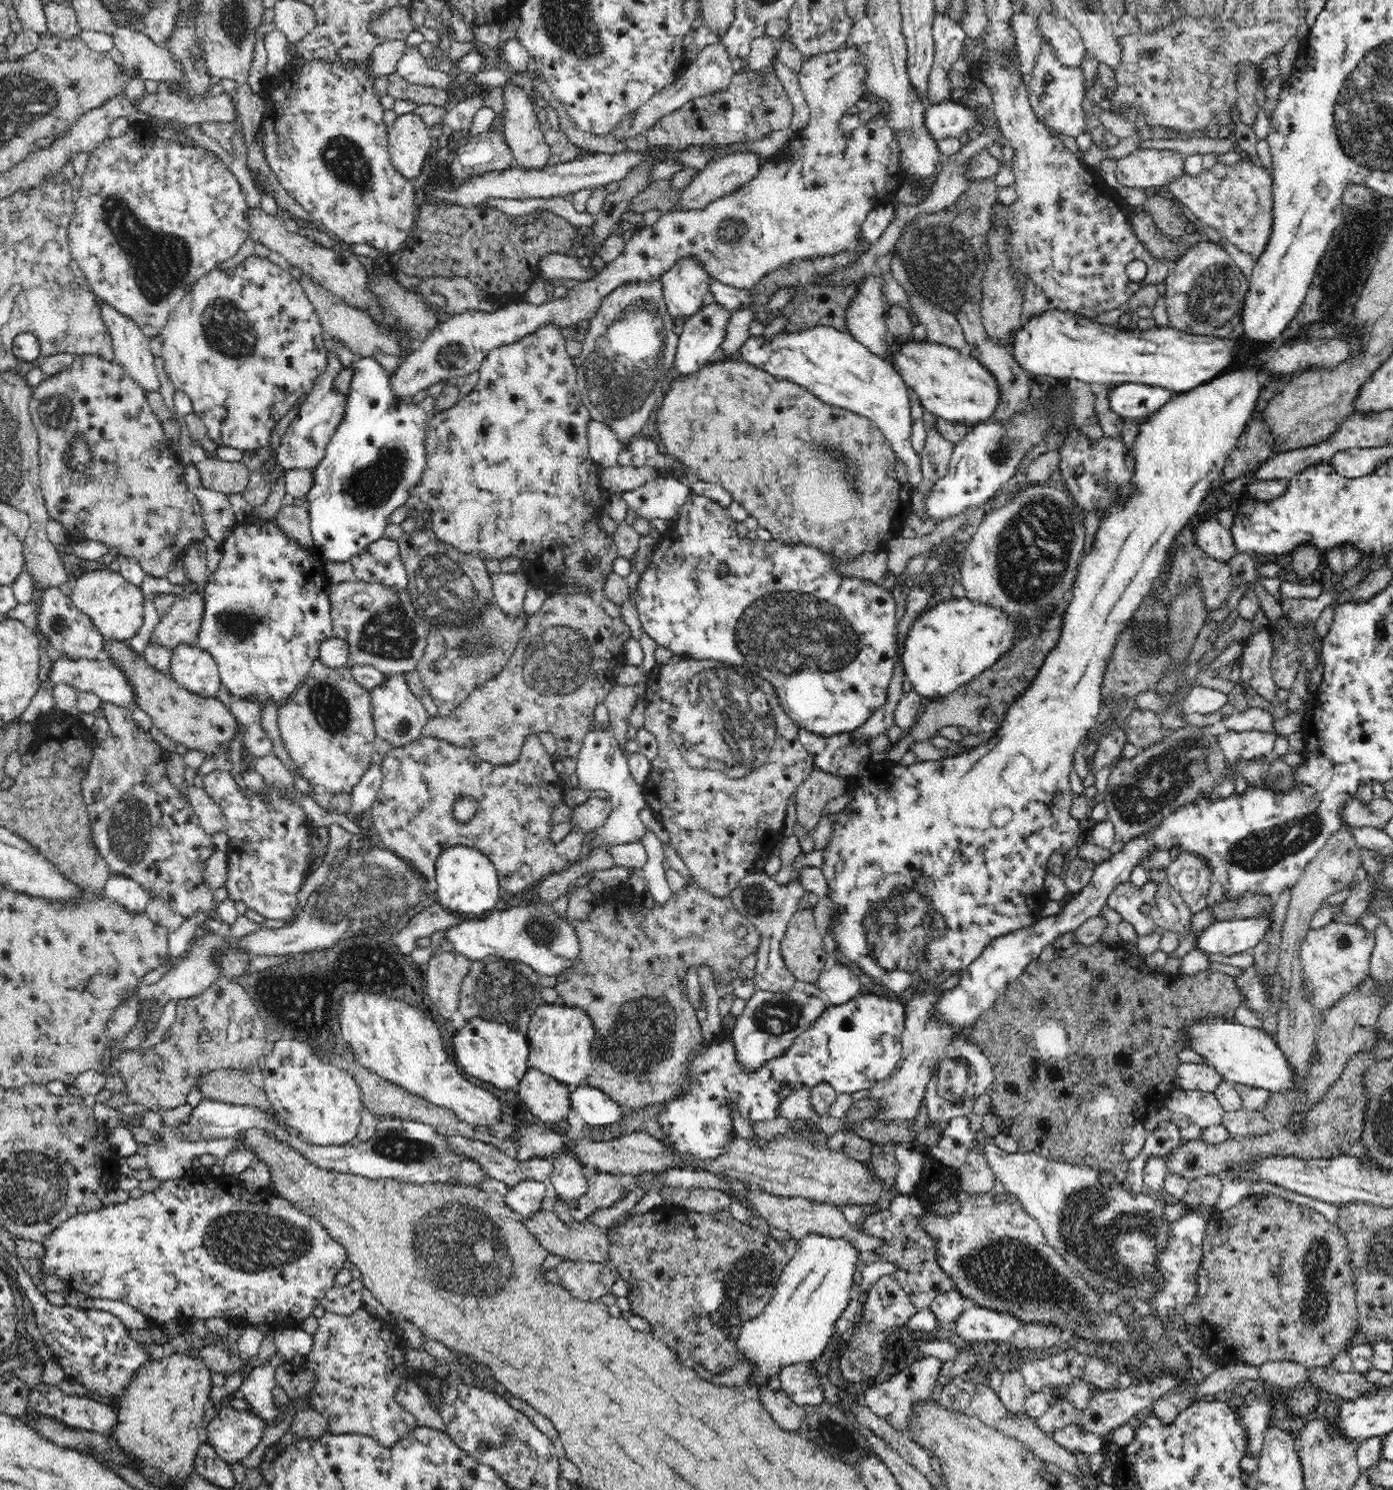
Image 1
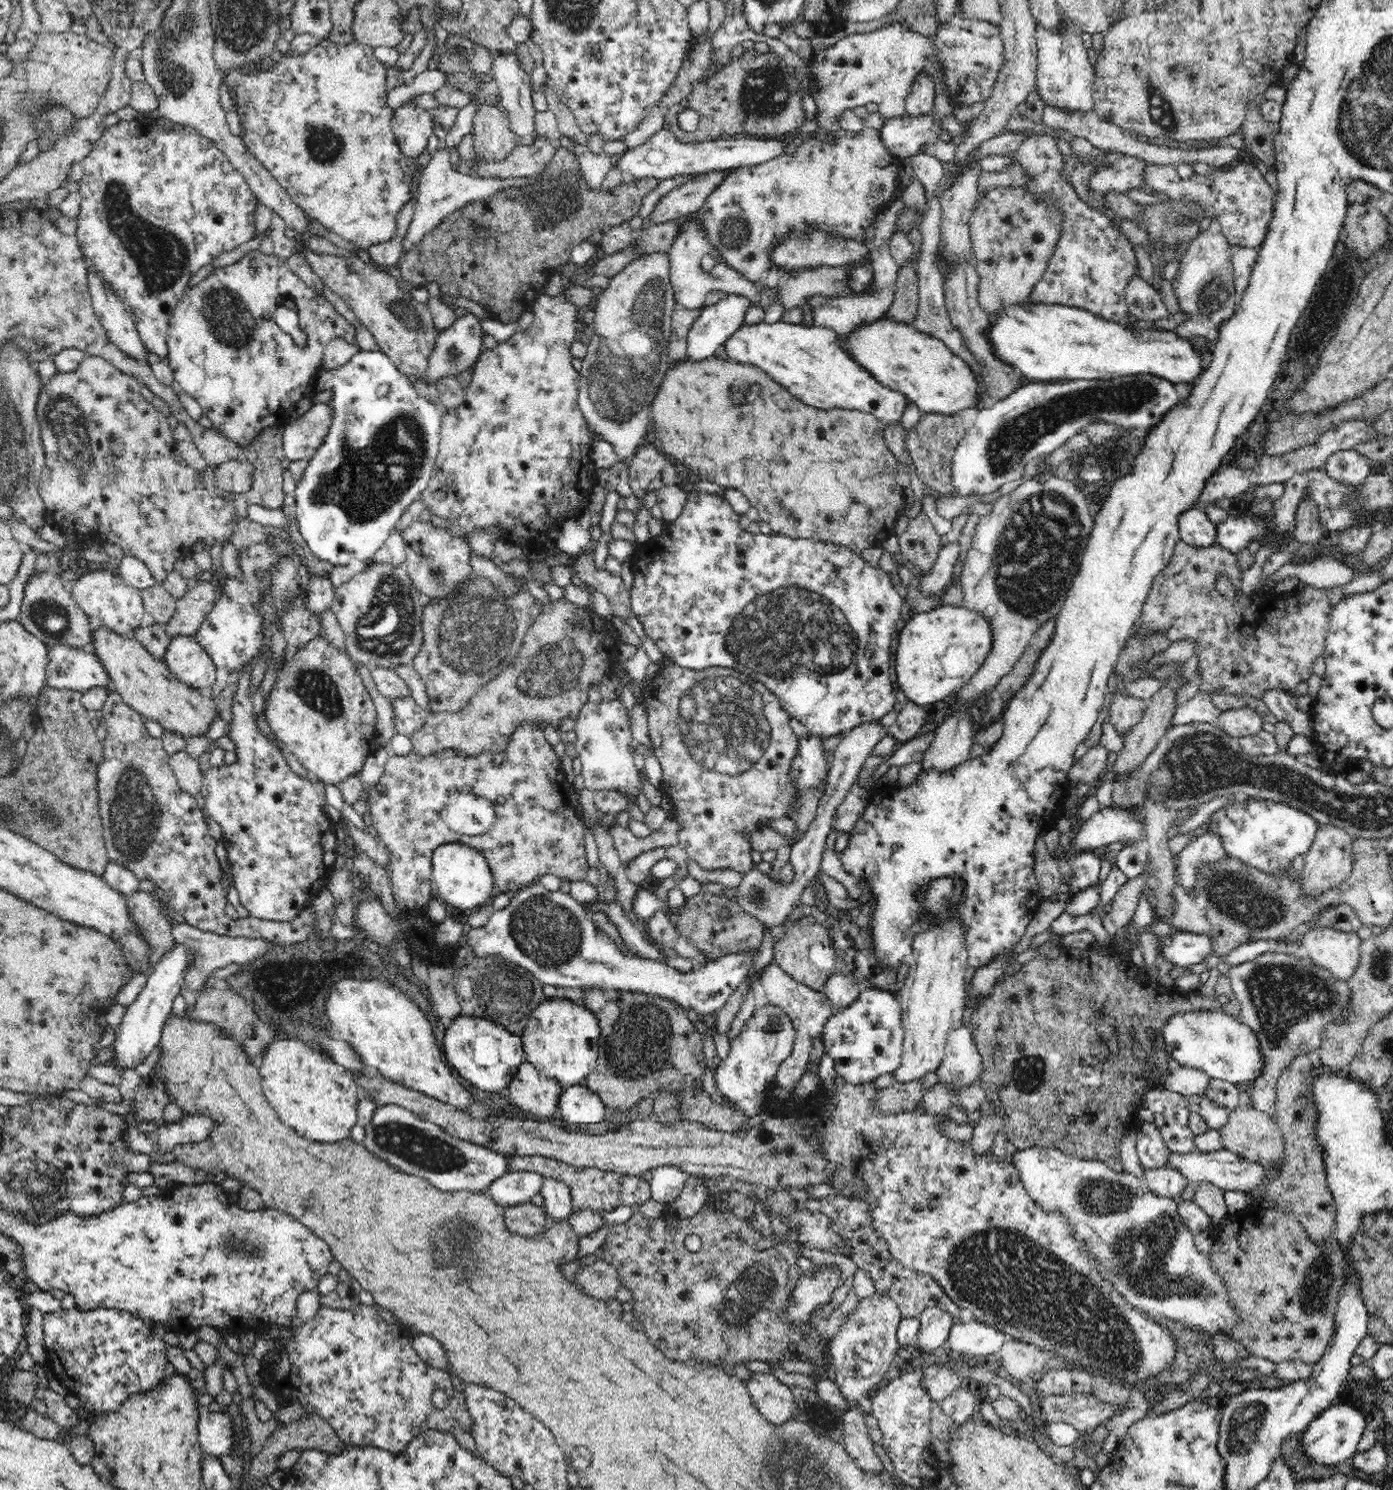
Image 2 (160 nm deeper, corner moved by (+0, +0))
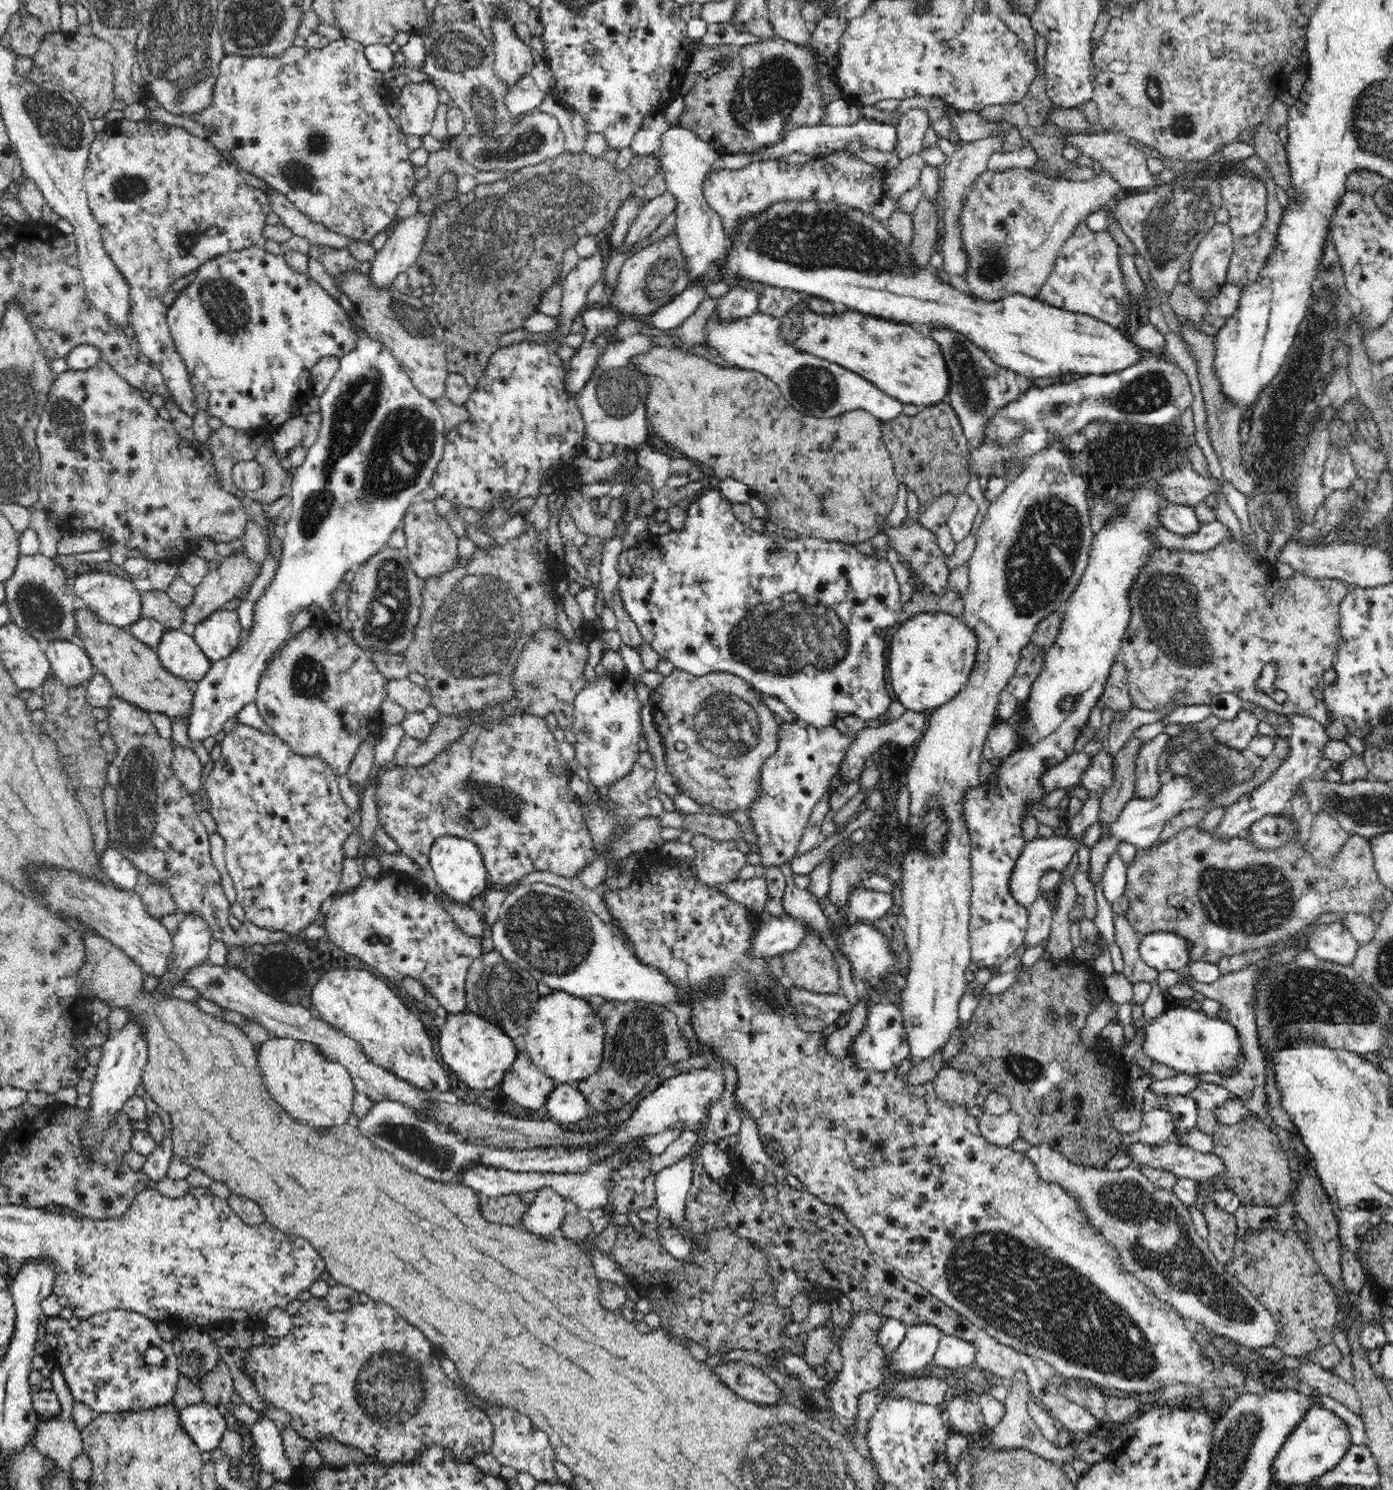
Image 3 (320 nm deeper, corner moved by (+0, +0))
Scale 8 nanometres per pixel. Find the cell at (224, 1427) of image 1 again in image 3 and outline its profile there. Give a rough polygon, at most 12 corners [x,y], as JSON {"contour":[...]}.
{"contour":[[215,1404],[179,1409],[182,1426],[201,1452],[212,1452],[226,1432]]}

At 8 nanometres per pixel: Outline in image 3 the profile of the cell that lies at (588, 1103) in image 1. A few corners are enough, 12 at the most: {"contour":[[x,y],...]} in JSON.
{"contour":[[559,1084],[546,1108],[555,1122],[578,1122],[589,1104],[576,1085]]}

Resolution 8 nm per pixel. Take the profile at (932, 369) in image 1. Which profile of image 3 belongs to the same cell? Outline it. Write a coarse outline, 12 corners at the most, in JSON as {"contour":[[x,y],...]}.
{"contour":[[785,312],[782,335],[919,408],[952,390],[927,324]]}

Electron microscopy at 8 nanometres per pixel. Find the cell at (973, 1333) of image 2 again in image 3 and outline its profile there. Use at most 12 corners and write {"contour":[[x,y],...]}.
{"contour":[[944,1335],[931,1363],[973,1367],[976,1351],[956,1335]]}

